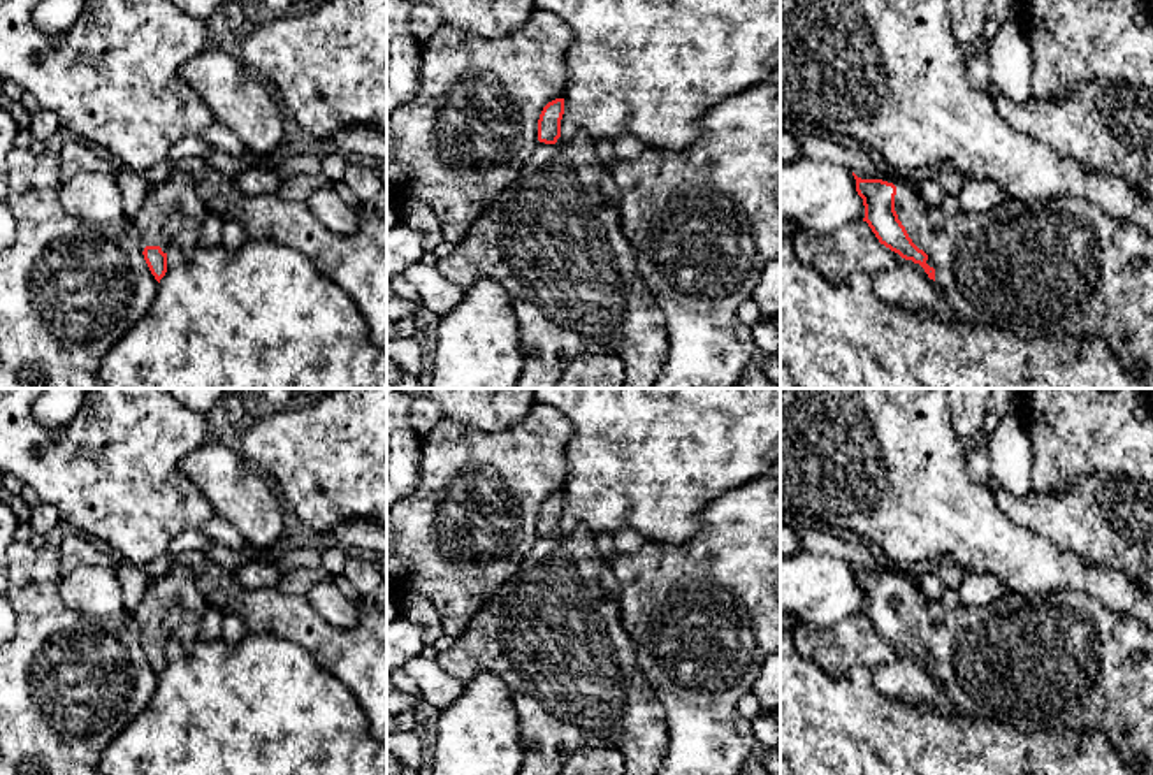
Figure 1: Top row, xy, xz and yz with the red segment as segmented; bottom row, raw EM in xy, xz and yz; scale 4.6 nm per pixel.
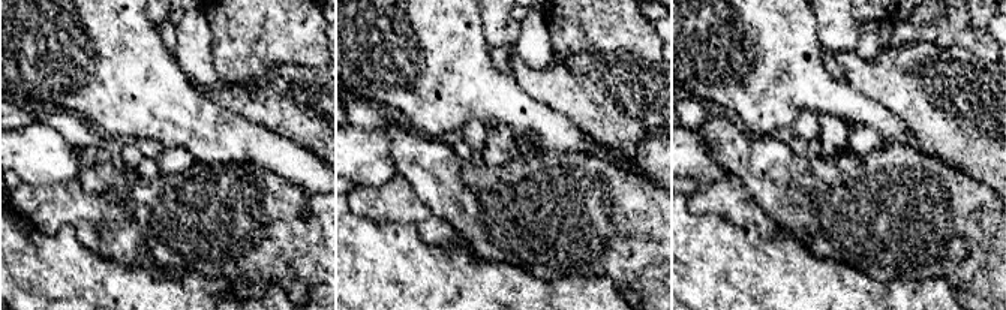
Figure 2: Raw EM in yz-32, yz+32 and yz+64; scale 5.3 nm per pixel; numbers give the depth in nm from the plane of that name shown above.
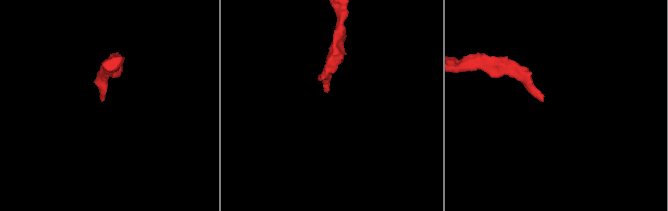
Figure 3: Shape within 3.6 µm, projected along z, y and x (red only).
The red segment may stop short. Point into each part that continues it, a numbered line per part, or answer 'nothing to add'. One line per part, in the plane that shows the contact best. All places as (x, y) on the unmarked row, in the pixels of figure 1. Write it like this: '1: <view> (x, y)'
1: yz (1060, 661)

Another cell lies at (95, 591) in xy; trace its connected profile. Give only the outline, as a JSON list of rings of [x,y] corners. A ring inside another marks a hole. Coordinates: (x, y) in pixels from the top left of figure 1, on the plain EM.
[[[81,566],[63,575],[60,596],[69,608],[90,617],[111,617],[125,610],[114,568]]]

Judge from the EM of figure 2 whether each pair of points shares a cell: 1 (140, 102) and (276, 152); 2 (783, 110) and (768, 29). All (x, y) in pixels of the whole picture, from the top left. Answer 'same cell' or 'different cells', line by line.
1: same cell
2: same cell

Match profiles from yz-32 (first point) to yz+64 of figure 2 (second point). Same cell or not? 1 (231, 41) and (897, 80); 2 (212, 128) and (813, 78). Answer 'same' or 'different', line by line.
1: different
2: same

